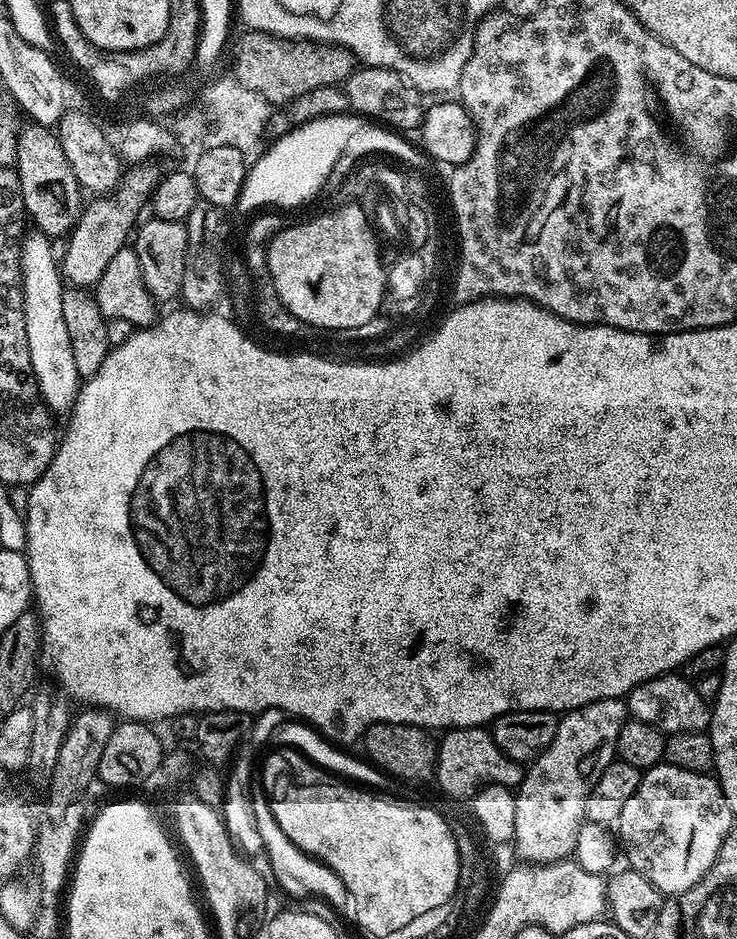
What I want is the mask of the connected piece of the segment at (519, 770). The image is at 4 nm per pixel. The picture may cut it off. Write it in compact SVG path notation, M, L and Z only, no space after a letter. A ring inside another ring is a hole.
M487 727L478 728L453 728L439 737L436 749L436 775L435 783L440 783L440 788L448 796L465 796L471 798L487 784L497 784L515 789L524 780L525 765L518 760L512 760L494 742L491 731Z

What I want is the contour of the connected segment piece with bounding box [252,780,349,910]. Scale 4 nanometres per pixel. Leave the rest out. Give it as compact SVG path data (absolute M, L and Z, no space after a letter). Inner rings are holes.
M253 781L252 798L256 815L256 826L258 826L258 831L262 836L266 854L269 854L270 868L274 878L281 888L296 898L304 898L303 900L315 898L324 901L336 910L342 910L342 907L345 909L349 905L348 891L342 886L342 880L323 863L308 856L296 844L290 842L286 834L282 834L281 828L272 816L268 796L264 792L261 781Z

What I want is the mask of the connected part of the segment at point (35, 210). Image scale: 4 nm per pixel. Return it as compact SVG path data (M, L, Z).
M25 123L16 138L16 173L20 179L23 211L32 215L37 229L49 238L67 237L82 211L82 187L63 153L57 133L43 124Z

